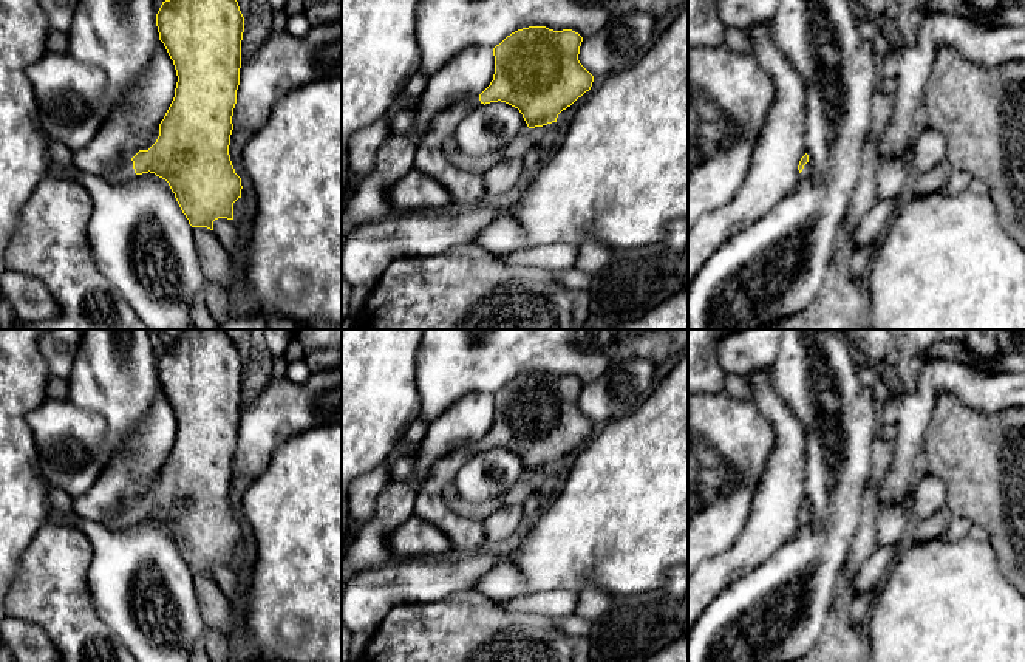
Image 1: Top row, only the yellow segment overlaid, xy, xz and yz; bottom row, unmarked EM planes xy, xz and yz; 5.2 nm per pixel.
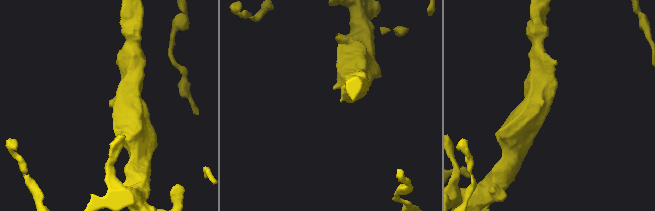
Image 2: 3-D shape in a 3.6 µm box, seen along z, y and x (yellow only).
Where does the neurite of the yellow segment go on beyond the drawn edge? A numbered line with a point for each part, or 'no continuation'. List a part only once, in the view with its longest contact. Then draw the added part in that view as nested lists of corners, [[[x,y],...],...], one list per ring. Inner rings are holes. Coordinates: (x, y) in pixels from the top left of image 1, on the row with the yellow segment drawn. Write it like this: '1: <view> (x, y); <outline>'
1: xy (124, 170); [[[125,159],[105,179],[111,181],[111,183],[124,183],[124,181],[133,178],[135,175],[136,173],[135,173],[135,169],[133,169],[133,161],[131,159]]]

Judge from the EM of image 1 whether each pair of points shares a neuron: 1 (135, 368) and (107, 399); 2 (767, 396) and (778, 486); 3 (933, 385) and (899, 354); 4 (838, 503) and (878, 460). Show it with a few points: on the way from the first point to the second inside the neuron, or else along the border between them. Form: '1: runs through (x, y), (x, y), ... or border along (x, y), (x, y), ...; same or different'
1: runs through (127, 376), (115, 392); same
2: runs through (781, 418), (784, 421), (784, 464); same
3: border along (929, 358), (920, 371), (919, 384), (902, 392); different
4: border along (878, 435), (872, 444), (871, 475), (860, 501); different

